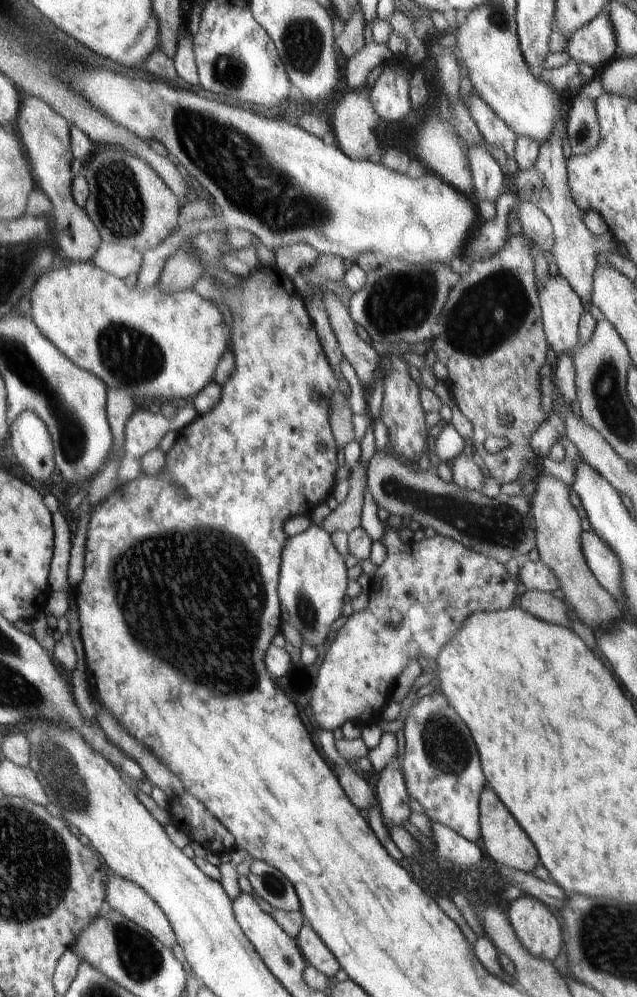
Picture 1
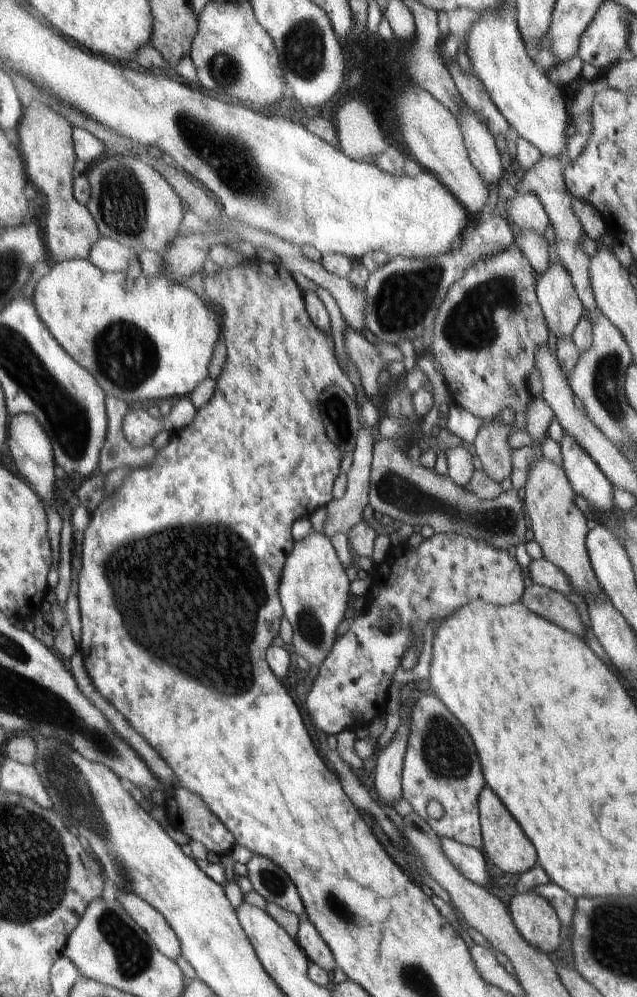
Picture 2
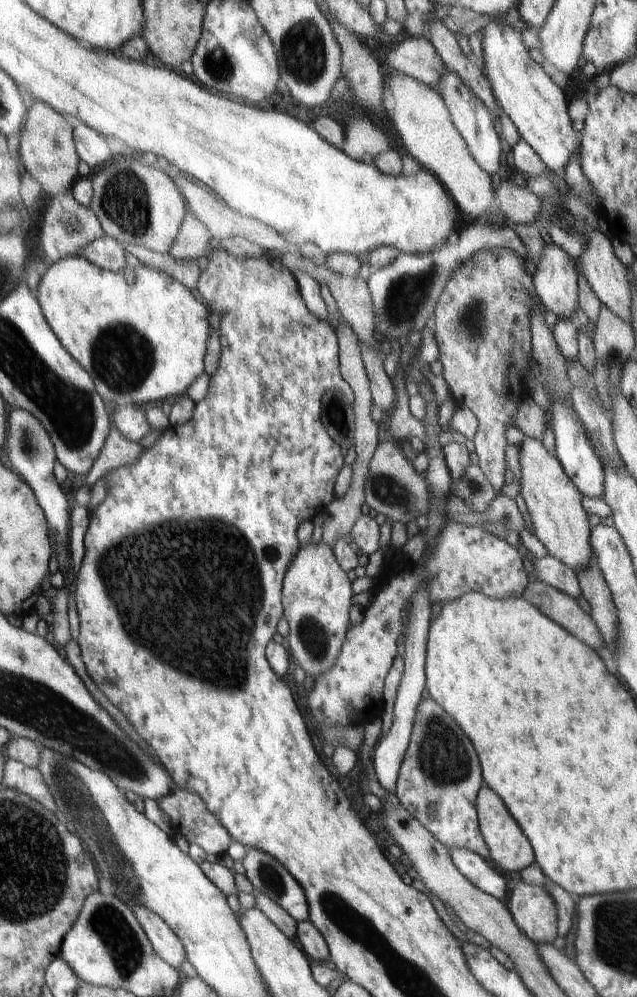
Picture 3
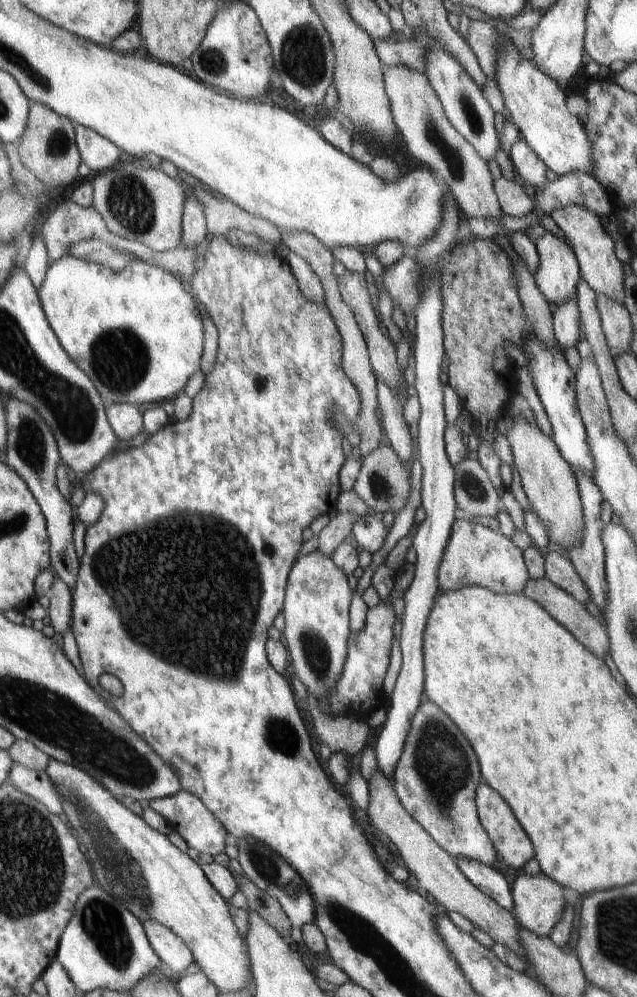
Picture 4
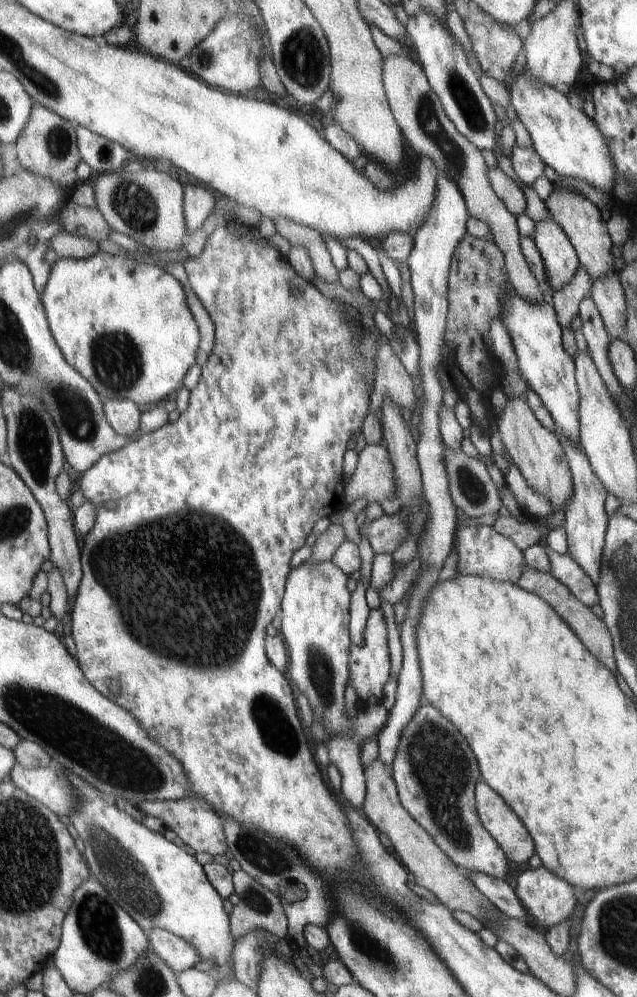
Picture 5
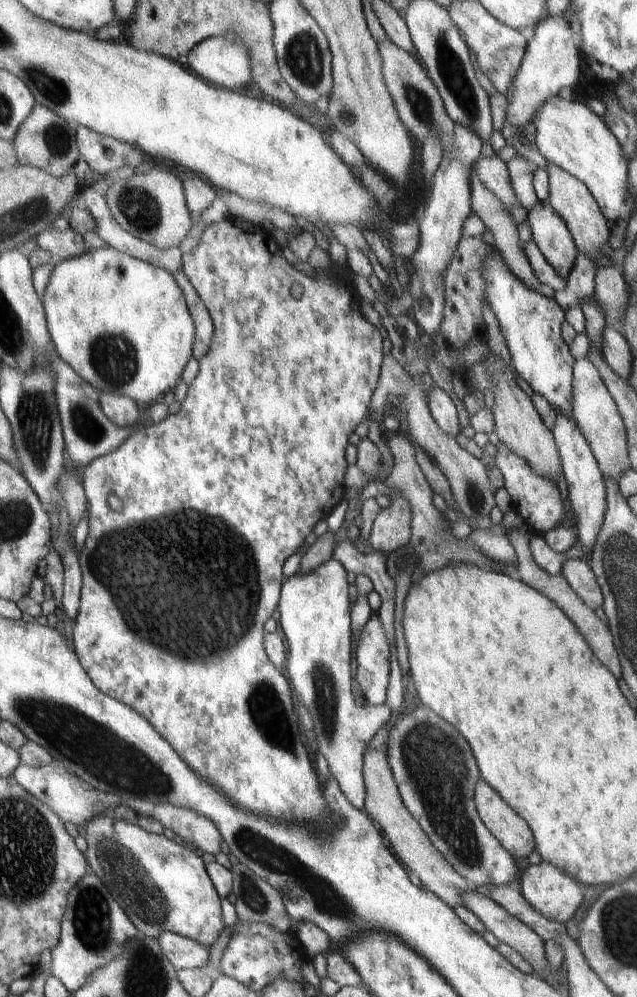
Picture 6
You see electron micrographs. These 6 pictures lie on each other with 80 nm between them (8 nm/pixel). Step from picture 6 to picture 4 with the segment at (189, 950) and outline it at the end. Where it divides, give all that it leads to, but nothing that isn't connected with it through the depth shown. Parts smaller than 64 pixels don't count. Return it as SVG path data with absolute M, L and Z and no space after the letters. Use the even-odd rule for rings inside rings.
M155 920L144 921L142 926L152 950L170 970L172 976L177 978L184 975L188 966L194 963L192 953L184 941Z

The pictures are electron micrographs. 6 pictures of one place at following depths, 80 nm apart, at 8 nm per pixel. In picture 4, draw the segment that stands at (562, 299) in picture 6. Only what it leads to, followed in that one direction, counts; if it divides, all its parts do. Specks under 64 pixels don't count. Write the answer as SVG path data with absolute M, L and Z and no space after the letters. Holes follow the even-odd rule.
M574 296L564 304L557 305L552 316L553 333L557 344L564 349L576 346L580 339L580 315L577 300Z

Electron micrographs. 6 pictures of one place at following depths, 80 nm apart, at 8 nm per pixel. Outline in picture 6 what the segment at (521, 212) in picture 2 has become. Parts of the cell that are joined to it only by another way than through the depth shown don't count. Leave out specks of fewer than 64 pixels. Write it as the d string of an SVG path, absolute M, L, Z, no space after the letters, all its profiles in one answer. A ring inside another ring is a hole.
M494 156L484 159L482 157L477 160L475 167L480 180L506 207L520 205L520 201L514 192L507 166L500 158Z

